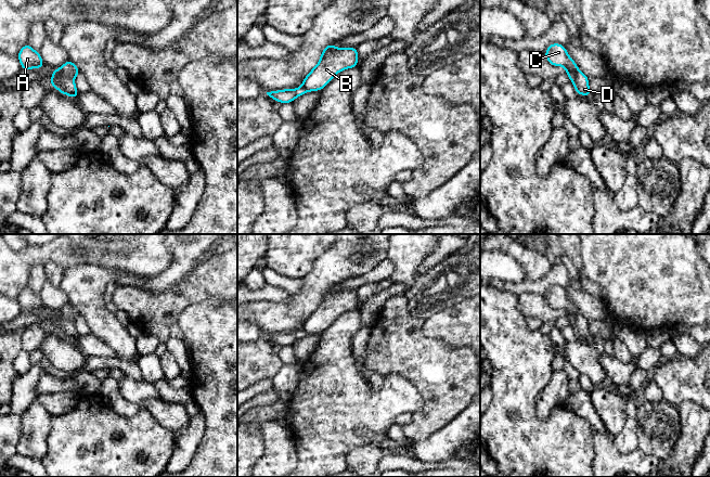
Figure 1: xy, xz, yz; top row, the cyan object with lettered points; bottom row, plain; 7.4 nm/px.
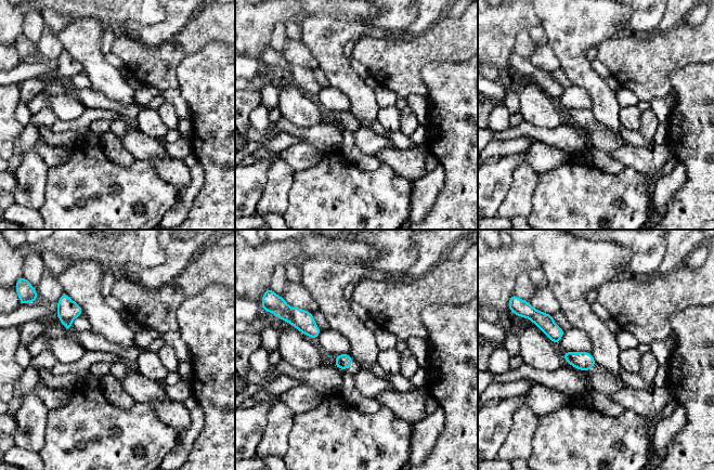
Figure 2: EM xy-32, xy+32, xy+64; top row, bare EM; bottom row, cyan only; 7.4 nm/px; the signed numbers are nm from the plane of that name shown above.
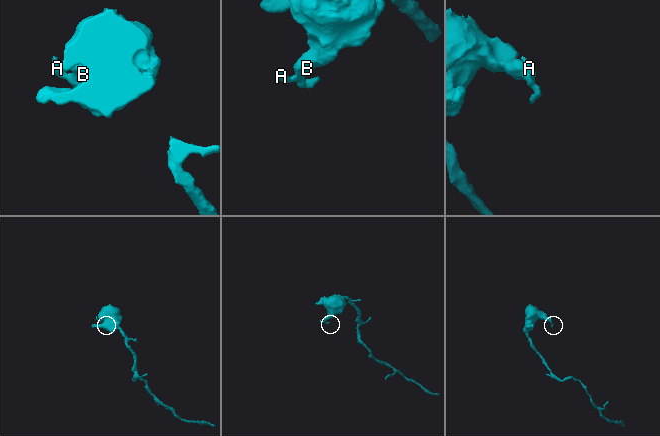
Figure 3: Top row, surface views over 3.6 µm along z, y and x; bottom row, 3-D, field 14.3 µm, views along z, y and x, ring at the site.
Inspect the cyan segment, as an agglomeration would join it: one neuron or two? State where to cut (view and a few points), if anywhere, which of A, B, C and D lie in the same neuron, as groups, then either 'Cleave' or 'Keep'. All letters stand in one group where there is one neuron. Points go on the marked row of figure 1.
Split along xy (60, 68), (73, 79). Groups: A D / B C. Cleave

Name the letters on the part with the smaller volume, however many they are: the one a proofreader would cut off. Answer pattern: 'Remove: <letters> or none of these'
Remove: A, D

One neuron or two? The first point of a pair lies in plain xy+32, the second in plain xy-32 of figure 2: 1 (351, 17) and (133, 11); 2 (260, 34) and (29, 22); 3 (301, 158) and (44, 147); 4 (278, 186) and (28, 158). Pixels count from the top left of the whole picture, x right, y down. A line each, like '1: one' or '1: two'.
1: two
2: two
3: one
4: one

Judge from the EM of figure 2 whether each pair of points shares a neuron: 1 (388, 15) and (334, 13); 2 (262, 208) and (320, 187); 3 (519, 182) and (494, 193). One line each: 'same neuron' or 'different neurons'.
1: different neurons
2: different neurons
3: different neurons

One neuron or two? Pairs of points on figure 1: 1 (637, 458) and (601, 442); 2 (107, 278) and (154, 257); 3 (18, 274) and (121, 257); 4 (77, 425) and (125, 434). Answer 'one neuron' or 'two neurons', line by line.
1: one neuron
2: two neurons
3: one neuron
4: one neuron

